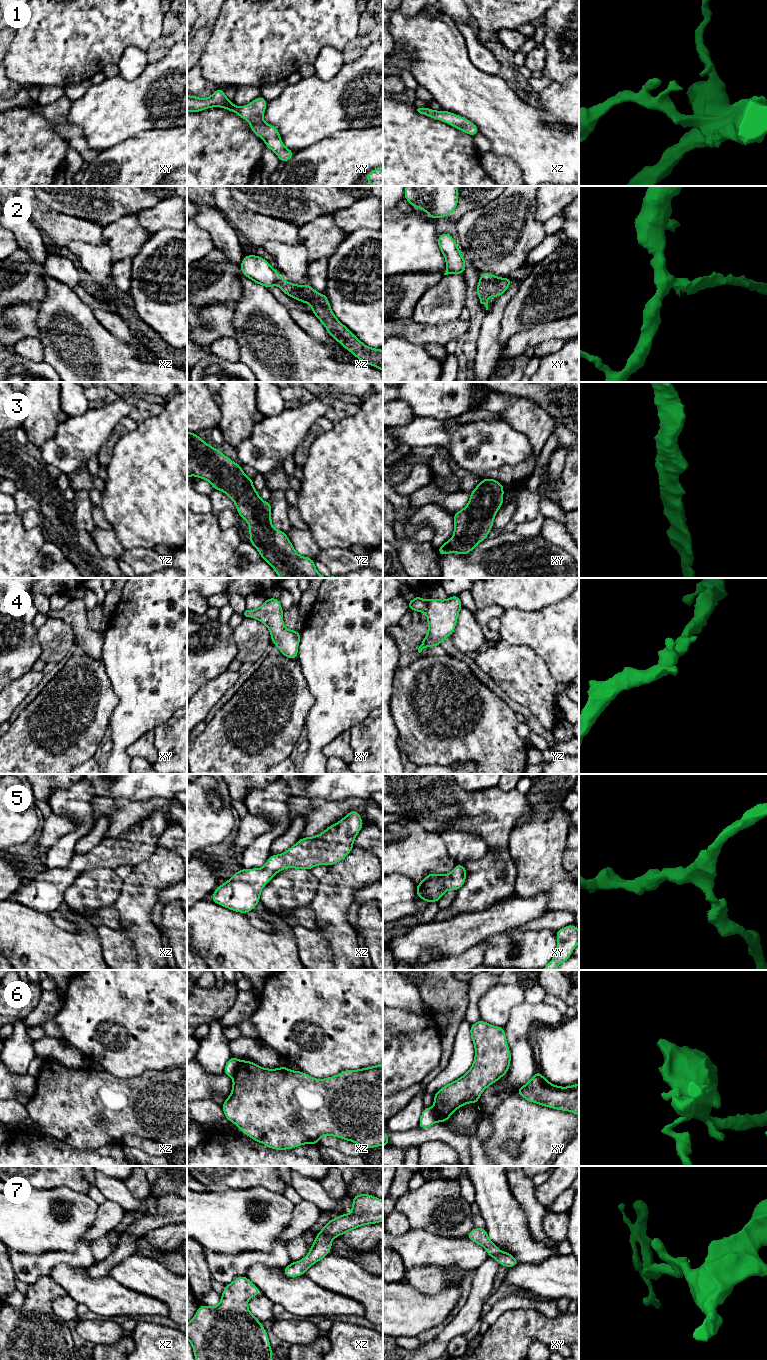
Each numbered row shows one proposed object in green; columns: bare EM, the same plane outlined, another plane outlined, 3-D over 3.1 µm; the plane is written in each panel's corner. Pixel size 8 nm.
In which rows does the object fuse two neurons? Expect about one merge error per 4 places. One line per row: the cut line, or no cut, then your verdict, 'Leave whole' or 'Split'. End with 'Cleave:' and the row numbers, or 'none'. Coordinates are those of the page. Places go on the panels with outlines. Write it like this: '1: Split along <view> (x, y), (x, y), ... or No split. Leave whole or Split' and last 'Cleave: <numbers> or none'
1: No split. Leave whole
2: Split along xy (480, 278), (486, 281), (497, 281), (500, 279). Split
3: No split. Leave whole
4: No split. Leave whole
5: No split. Leave whole
6: Split along xz (240, 1061), (236, 1072), (232, 1076). Split
7: No split. Leave whole
Cleave: 2, 6

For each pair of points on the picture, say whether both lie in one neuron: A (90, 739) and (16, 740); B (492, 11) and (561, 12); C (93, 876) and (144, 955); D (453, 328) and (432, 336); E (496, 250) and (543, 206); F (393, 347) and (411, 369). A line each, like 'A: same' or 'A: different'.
A: same
B: different
C: different
D: same
E: different
F: same

